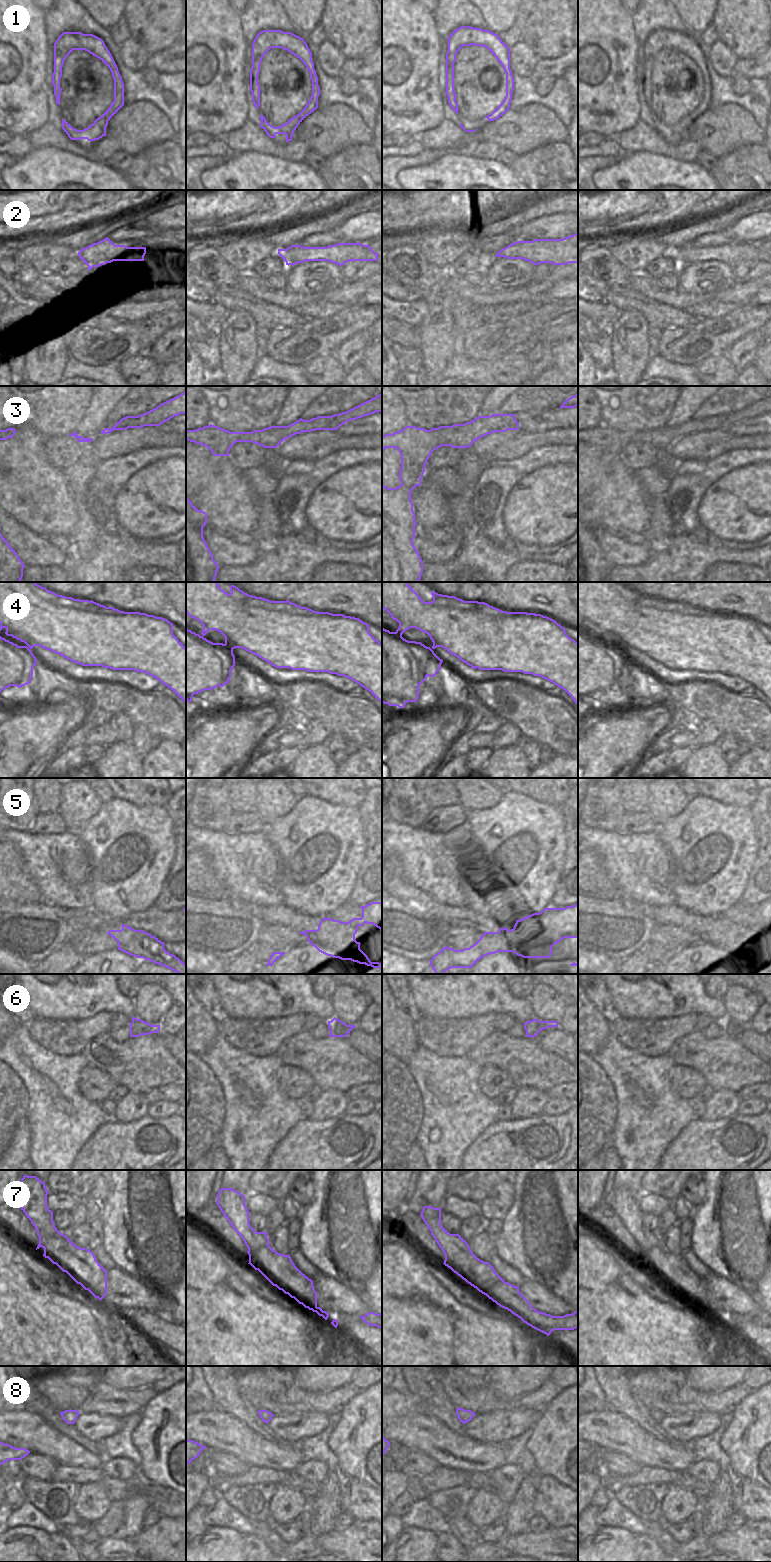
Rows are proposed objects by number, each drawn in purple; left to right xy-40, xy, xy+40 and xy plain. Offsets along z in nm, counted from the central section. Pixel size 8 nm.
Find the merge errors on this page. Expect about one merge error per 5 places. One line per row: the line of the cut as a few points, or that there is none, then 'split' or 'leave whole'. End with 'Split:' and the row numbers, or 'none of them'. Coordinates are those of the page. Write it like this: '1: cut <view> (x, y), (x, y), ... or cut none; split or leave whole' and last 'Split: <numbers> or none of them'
1: cut none; leave whole
2: cut none; leave whole
3: cut none; leave whole
4: cut none; leave whole
5: cut xy+40 (570, 935), (559, 930), (511, 943); split
6: cut none; leave whole
7: cut xy (260, 1247), (256, 1256), (267, 1269), (292, 1288), (289, 1294); split
8: cut none; leave whole
Split: 5, 7

